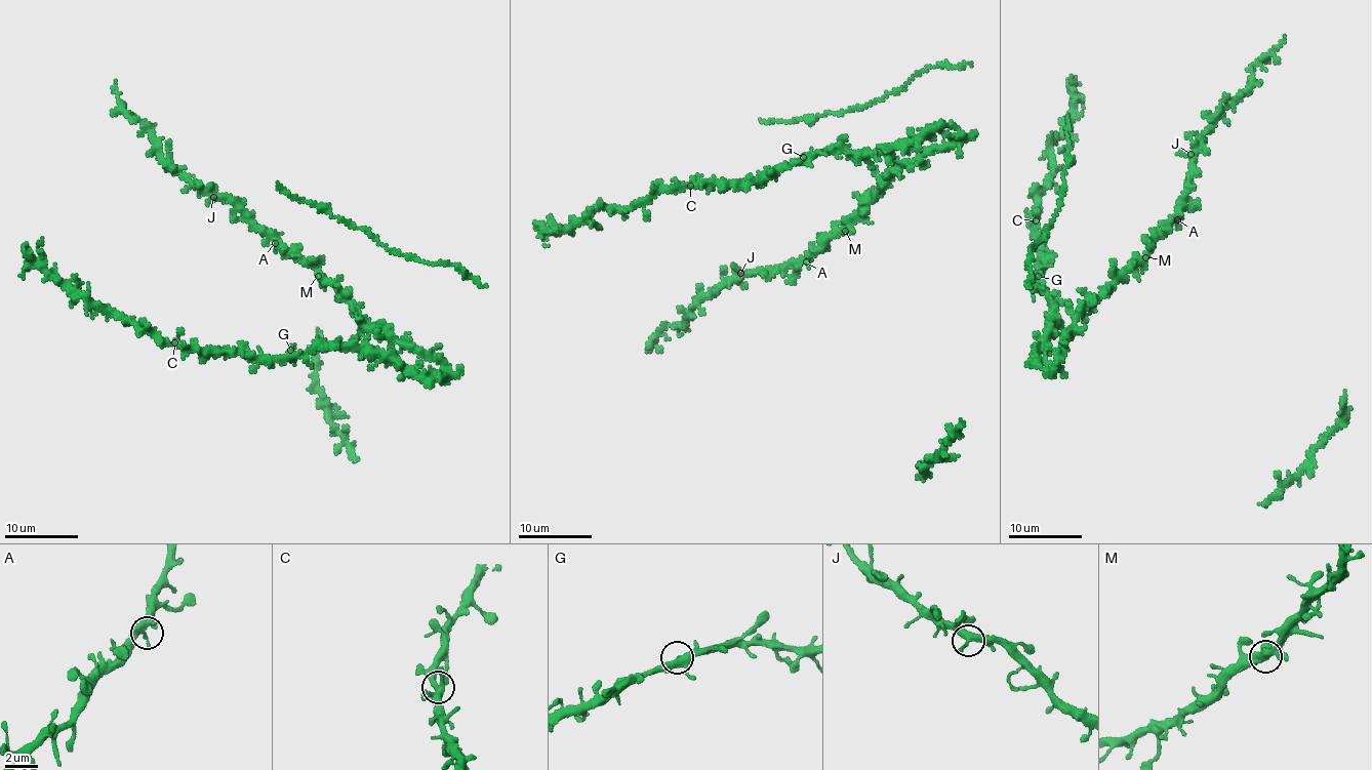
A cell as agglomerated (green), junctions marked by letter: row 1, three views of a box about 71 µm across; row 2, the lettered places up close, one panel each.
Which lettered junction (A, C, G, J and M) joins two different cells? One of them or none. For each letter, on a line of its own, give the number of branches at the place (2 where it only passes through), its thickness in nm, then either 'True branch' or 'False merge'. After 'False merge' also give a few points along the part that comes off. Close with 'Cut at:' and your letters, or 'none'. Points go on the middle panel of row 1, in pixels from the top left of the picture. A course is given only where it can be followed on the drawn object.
A: Branches: 3. Thickness 280 nm. True branch
C: Branches: 3. Thickness 320 nm. True branch
G: Branches: 3. Thickness 360 nm. True branch
J: Branches: 3. Thickness 340 nm. True branch
M: Branches: 3. Thickness 360 nm. True branch
Cut at: none

